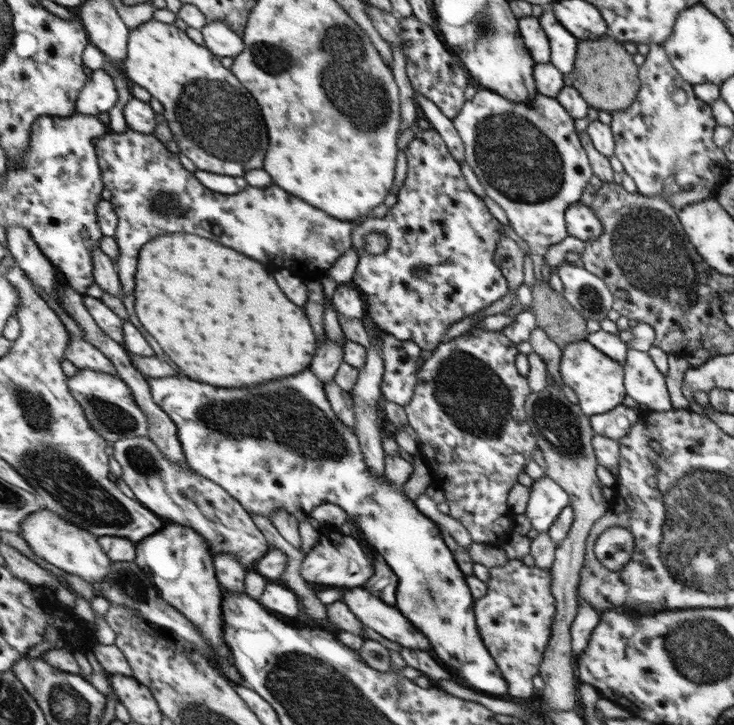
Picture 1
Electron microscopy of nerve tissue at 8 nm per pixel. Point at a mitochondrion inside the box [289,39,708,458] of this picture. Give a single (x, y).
(522, 164)

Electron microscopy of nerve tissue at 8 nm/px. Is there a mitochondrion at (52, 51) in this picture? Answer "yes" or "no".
no

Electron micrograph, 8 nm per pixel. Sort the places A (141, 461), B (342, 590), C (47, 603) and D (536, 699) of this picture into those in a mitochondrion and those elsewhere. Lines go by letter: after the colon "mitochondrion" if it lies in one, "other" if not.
A: mitochondrion
B: other
C: other
D: other

